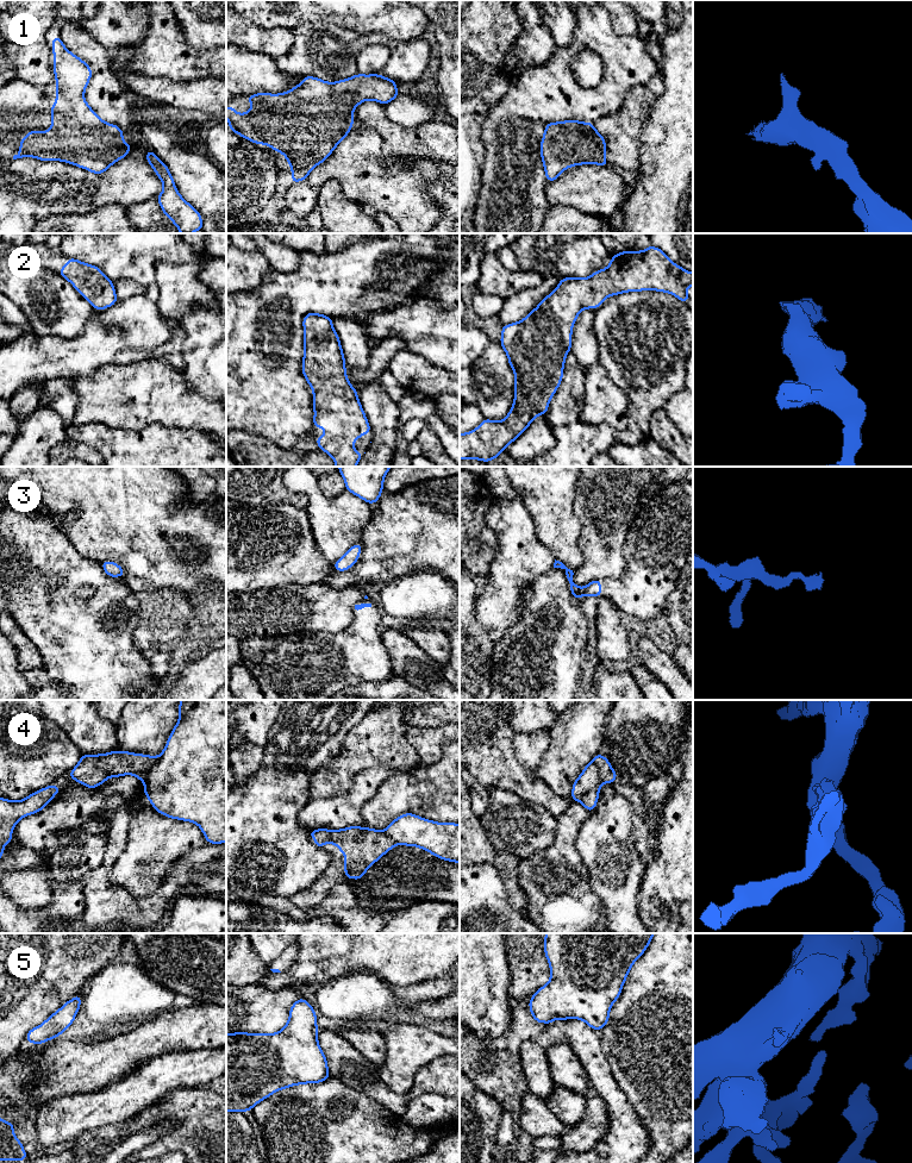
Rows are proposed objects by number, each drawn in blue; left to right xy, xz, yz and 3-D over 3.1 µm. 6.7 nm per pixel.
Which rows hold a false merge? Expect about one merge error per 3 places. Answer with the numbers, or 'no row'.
4

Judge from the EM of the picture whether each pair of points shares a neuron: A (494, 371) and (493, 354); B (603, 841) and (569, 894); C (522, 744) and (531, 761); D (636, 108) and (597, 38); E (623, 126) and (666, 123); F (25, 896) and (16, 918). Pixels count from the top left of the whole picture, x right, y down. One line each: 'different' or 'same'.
A: same
B: different
C: same
D: different
E: different
F: different

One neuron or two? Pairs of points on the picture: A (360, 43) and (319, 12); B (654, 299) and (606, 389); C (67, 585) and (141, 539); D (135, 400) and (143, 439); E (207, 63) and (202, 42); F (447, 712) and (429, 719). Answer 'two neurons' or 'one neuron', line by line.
A: two neurons
B: two neurons
C: two neurons
D: two neurons
E: two neurons
F: one neuron

